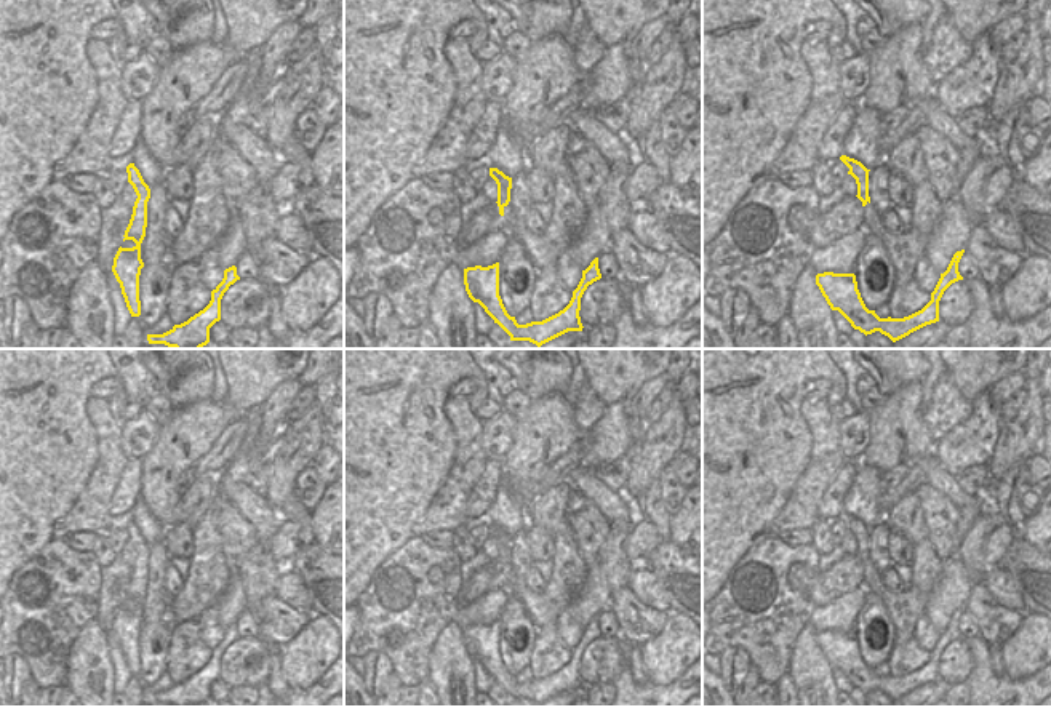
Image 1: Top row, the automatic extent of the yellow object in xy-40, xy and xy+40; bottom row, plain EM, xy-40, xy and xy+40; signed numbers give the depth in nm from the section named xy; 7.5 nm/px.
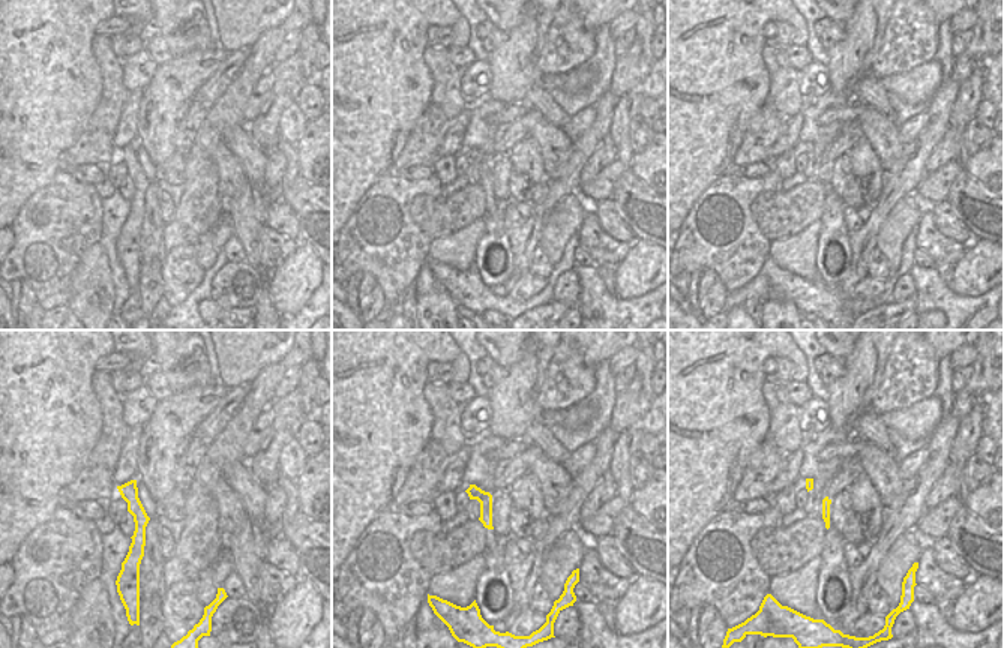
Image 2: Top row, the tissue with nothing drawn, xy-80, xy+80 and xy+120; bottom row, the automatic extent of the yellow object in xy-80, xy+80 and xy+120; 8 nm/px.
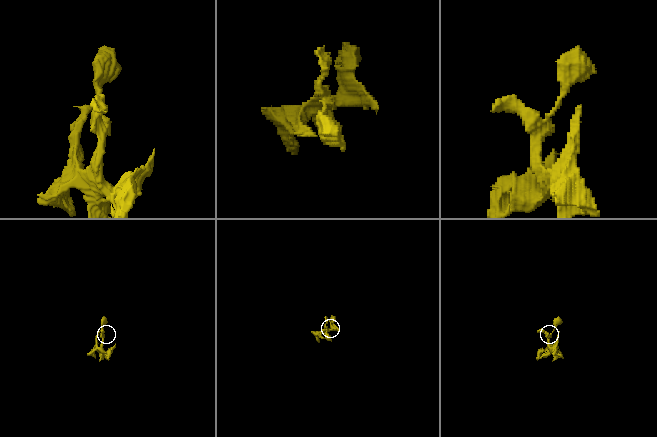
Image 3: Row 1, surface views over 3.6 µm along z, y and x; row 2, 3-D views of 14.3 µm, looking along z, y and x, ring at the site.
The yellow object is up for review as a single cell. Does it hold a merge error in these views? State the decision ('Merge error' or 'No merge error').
Merge error

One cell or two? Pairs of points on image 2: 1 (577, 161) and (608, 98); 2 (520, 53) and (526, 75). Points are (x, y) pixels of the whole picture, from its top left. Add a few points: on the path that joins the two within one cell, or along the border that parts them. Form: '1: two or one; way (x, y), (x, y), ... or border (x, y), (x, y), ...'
1: one; way (584, 146), (599, 131), (604, 113)
2: one; way (520, 59), (523, 69)

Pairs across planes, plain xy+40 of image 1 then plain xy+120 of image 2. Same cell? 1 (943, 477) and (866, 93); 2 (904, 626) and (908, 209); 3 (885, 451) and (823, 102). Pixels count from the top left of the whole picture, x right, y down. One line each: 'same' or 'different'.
1: same
2: different
3: different

